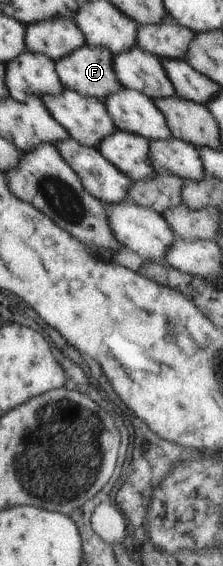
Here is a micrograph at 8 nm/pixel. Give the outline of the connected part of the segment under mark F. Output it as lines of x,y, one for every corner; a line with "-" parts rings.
88,44
56,64
64,86
83,93
83,96
106,100
125,88
115,70
115,56
109,48
93,48

